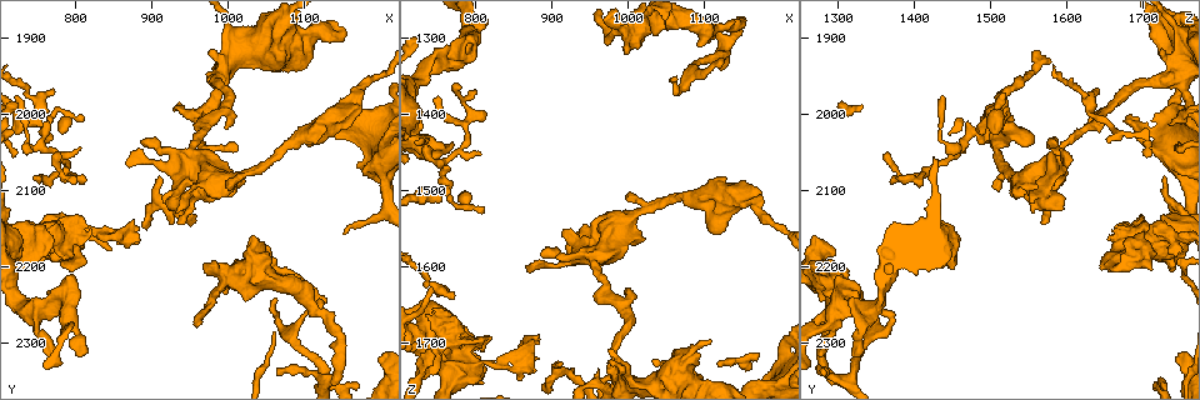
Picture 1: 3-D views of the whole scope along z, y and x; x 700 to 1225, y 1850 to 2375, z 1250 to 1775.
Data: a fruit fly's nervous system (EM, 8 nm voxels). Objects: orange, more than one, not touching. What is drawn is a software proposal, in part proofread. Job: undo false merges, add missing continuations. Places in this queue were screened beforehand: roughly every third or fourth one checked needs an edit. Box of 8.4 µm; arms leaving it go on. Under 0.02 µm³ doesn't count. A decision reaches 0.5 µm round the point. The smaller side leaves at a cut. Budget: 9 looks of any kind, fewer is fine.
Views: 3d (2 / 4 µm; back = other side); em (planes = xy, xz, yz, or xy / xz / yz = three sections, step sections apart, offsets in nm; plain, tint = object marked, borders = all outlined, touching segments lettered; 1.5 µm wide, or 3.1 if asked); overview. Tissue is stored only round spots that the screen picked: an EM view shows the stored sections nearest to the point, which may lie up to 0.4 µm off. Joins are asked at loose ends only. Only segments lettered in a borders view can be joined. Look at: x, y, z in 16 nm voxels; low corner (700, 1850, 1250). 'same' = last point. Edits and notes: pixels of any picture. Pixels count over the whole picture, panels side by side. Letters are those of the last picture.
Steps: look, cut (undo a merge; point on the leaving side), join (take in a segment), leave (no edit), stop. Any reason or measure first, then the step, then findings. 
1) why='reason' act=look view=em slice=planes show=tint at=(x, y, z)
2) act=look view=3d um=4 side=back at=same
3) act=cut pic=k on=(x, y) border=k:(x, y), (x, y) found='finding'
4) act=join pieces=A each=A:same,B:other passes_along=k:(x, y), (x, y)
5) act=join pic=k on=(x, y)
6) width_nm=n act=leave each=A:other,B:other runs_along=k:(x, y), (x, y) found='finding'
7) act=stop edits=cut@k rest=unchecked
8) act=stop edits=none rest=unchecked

why='sharp bend' act=look view=3d um=2 at=(1140, 2340, 1290)

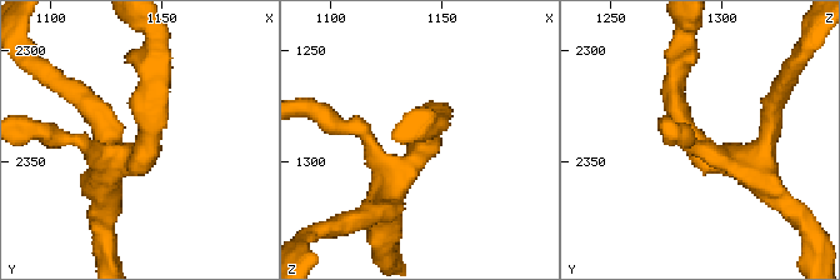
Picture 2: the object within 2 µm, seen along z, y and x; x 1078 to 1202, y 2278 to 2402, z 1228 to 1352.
act=look view=em slice=planes show=borders at=(1143, 2343, 1293)

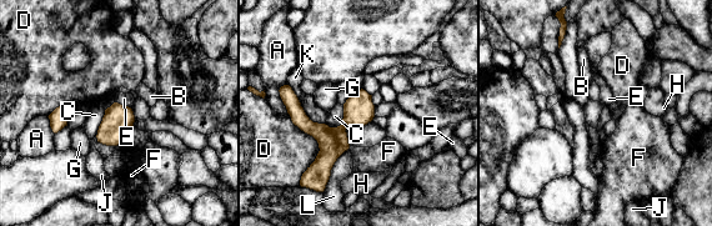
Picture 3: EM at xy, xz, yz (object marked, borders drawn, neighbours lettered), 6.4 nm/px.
act=leave each=A:other,B:other,C:other,D:other,E:other,F:other,G:other,H:other,J:other,K:other,L:other found='one neuron here'

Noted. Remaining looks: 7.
why='free end' act=look view=3d um=4 at=(795, 2210, 1305)

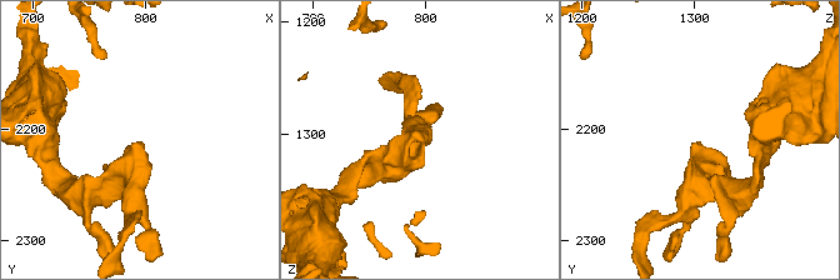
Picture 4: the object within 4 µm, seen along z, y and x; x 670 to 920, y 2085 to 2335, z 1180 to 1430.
why='shape alone is not enough' act=look view=em slice=planes show=borders at=(798, 2212, 1304)

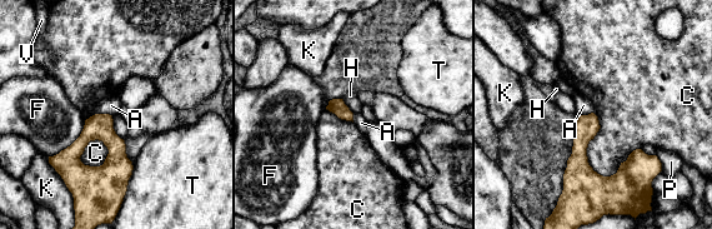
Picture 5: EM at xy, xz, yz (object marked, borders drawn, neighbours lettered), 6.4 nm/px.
act=leave each=A:other,C:other,F:other,H:other,K:other,P:other,T:other,V:other border=5:(95, 113), (109, 113), (113, 115) found='none of them fits'

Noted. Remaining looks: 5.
why='branch stops here' act=look view=3d um=4 at=(915, 2115, 1550)

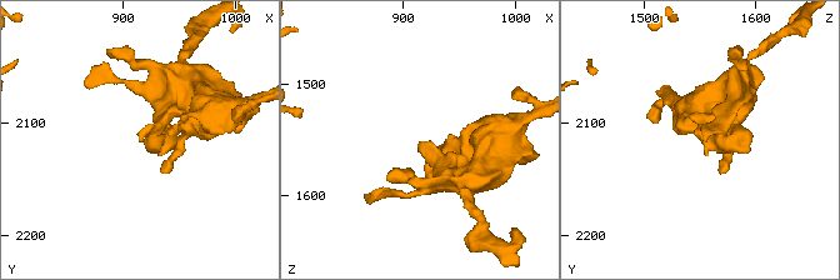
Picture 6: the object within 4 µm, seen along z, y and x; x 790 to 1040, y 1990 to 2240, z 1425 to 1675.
why='need the tissue' act=look view=em slice=xz step=4 show=tint at=(914, 2114, 1556)

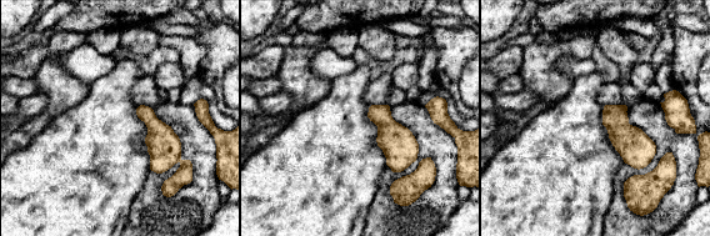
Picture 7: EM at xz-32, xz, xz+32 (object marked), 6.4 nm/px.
act=look view=em slice=planes show=borders at=same

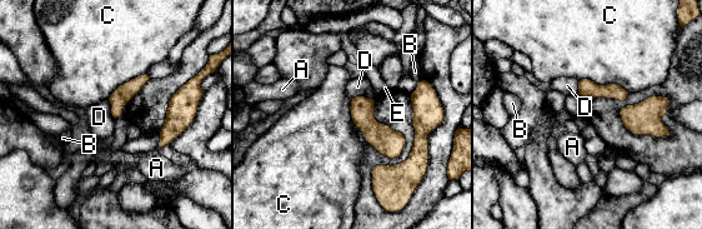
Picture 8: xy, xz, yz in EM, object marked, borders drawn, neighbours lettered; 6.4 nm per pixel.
act=leave each=A:other,B:other,C:other,D:other,E:other found='none of them fits'

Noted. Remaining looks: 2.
why='branch stops here' act=look view=3d um=4 at=(810, 2090, 1395)

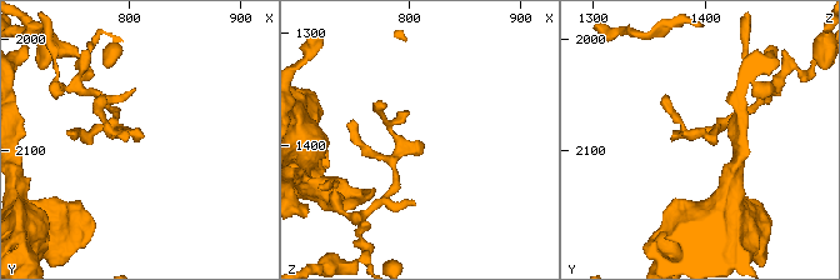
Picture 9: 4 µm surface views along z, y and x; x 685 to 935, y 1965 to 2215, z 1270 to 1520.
why='now the EM' act=look view=em slice=planes show=borders at=(810, 2088, 1400)

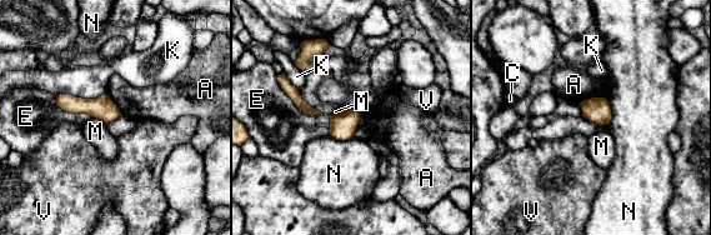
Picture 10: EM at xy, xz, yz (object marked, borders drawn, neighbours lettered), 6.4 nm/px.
act=leave each=A:other,C:other,E:other,K:other,M:other,N:other,V:other border=10:(91, 116), (105, 125) found='none of them fits'

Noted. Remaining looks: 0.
act=stop edits=none rest=unchecked

